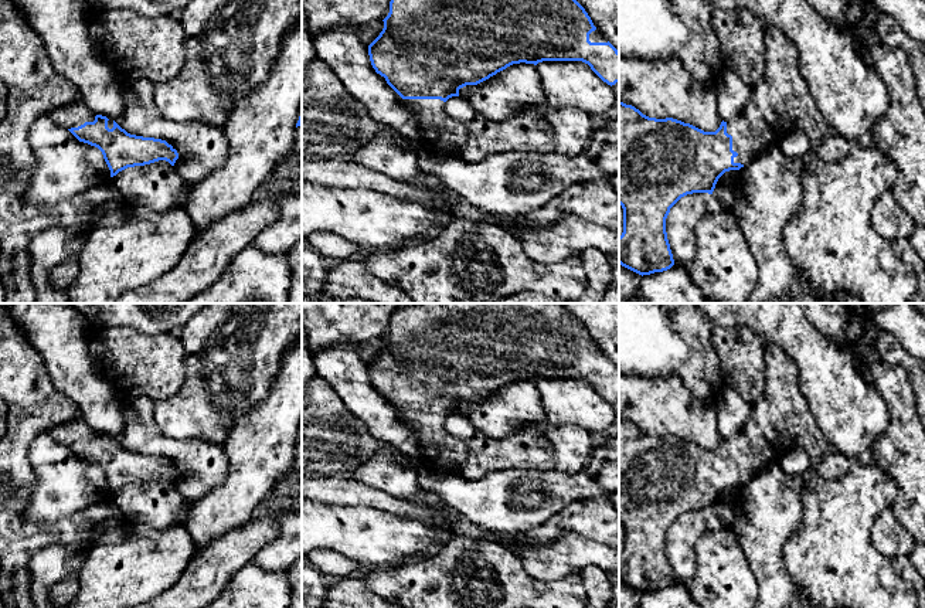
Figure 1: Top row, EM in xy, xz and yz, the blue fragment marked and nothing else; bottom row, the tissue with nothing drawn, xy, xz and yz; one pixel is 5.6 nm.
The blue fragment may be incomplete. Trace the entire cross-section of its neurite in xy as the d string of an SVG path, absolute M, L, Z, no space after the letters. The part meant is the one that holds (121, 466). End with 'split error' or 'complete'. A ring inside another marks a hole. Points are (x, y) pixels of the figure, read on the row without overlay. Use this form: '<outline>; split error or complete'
M79 417L52 427L50 434L55 442L68 446L79 459L98 465L110 488L110 495L127 485L144 483L159 478L166 478L174 483L178 476L177 468L166 458L130 452L115 438L96 432Z; split error

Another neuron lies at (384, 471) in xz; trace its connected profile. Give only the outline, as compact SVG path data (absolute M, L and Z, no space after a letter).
M387 445L348 476L399 499L414 500L422 495L418 482L419 462L421 459L402 455L397 448Z

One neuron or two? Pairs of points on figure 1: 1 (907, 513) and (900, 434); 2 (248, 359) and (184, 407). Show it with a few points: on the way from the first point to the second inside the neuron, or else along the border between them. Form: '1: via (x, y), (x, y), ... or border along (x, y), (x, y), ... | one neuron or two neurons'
1: via (908, 493), (908, 454) | one neuron
2: via (233, 374), (200, 407) | one neuron

